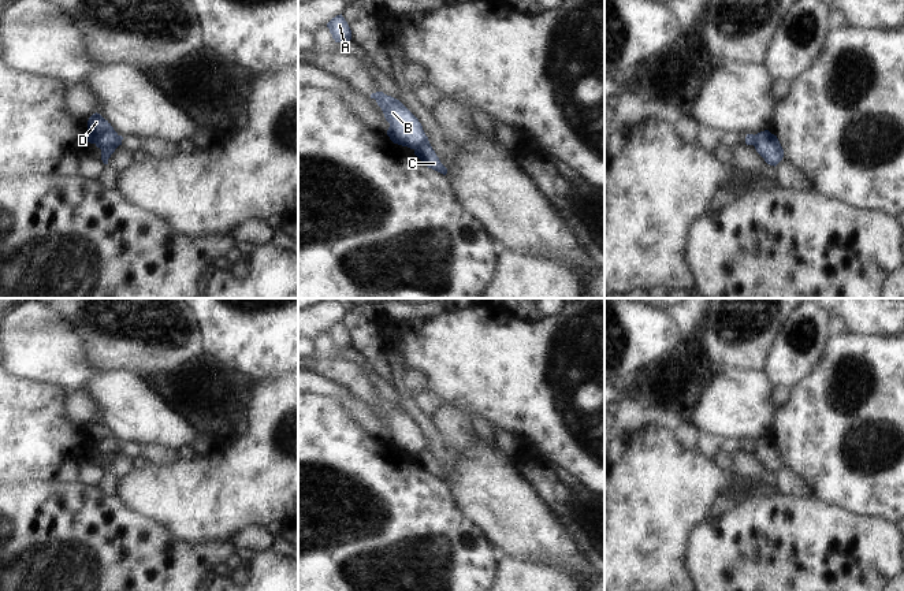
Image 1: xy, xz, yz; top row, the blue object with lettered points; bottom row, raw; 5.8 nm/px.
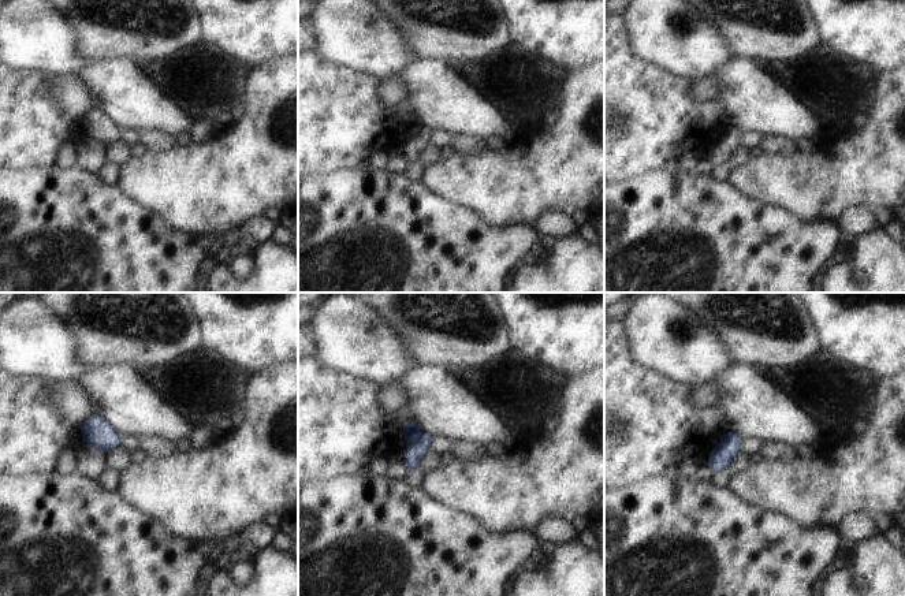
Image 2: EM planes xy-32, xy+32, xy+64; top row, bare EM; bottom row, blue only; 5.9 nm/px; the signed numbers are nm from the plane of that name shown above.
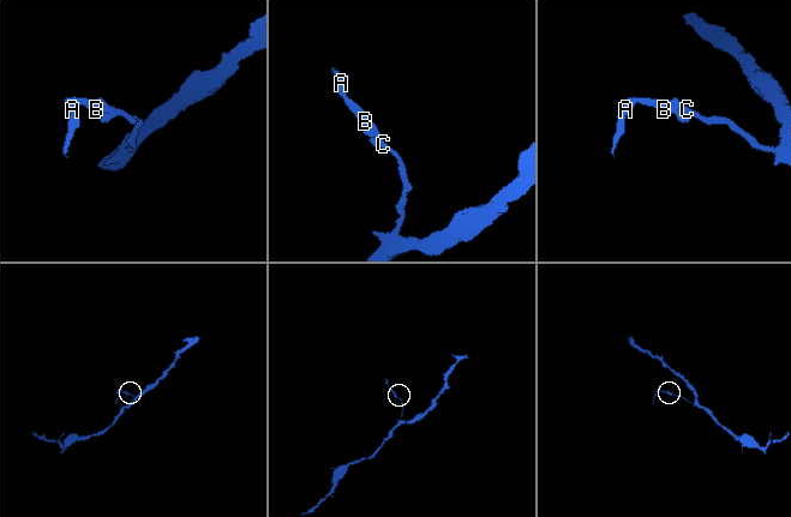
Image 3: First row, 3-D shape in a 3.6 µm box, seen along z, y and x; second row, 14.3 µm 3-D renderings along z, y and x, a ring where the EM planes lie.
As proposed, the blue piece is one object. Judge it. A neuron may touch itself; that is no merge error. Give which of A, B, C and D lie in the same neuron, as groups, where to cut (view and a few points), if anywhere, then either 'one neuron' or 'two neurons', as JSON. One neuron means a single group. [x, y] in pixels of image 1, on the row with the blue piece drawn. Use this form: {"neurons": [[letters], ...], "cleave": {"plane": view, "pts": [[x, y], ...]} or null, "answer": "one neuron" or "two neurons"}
{"neurons": [["A", "B", "D"], ["C"]], "cleave": {"plane": "xy", "pts": [[119, 136], [118, 144], [100, 148]]}, "answer": "two neurons"}

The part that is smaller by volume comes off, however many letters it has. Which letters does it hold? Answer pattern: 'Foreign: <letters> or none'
Foreign: A, B, D

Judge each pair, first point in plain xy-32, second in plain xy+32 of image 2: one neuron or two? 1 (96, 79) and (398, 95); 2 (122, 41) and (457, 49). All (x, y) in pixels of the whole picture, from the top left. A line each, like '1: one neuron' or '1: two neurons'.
1: two neurons
2: one neuron

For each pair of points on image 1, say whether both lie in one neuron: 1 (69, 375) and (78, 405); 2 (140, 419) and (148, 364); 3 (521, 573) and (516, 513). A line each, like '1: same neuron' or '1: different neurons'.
1: different neurons
2: different neurons
3: different neurons

